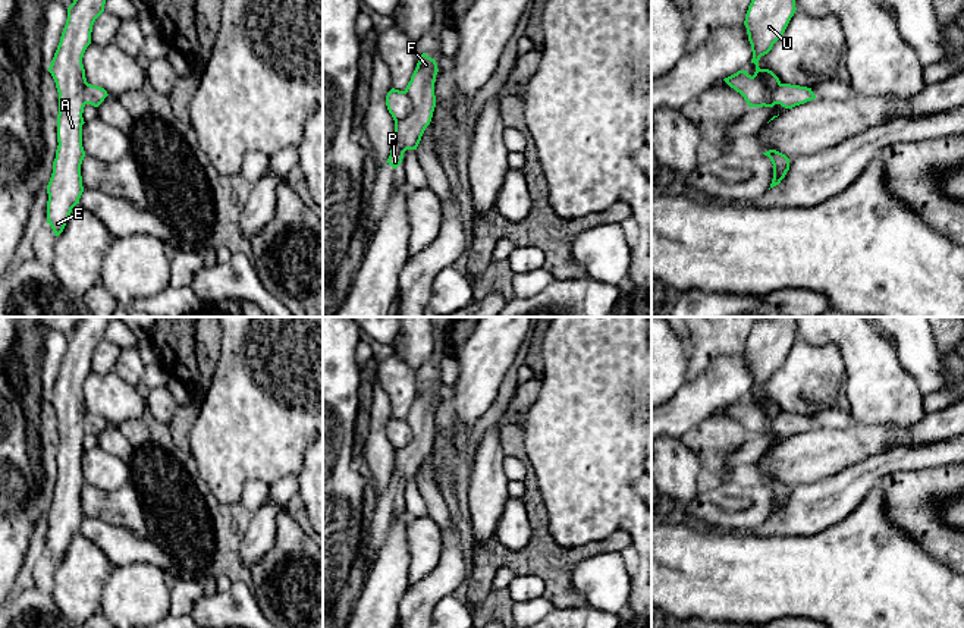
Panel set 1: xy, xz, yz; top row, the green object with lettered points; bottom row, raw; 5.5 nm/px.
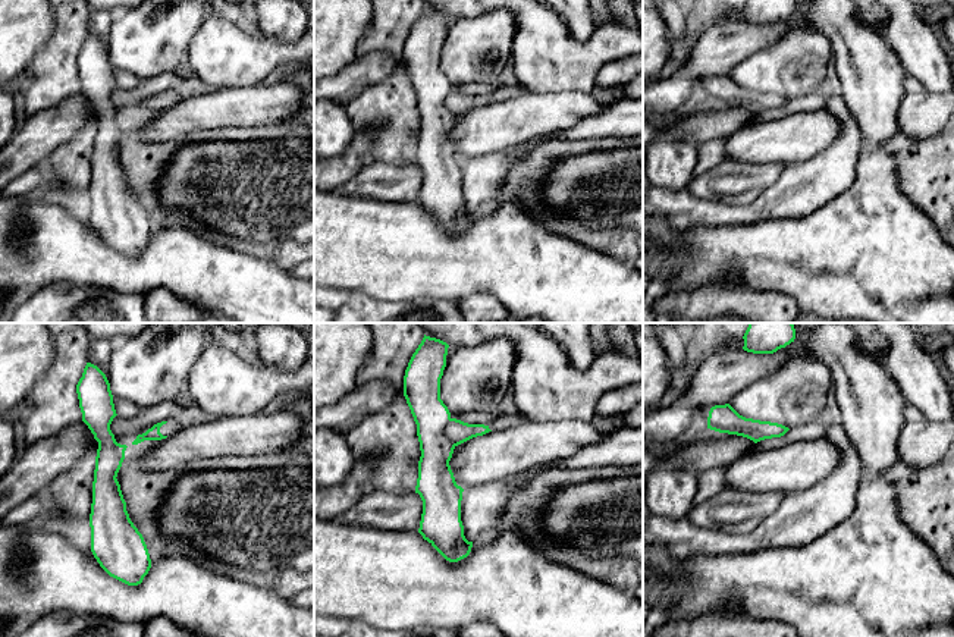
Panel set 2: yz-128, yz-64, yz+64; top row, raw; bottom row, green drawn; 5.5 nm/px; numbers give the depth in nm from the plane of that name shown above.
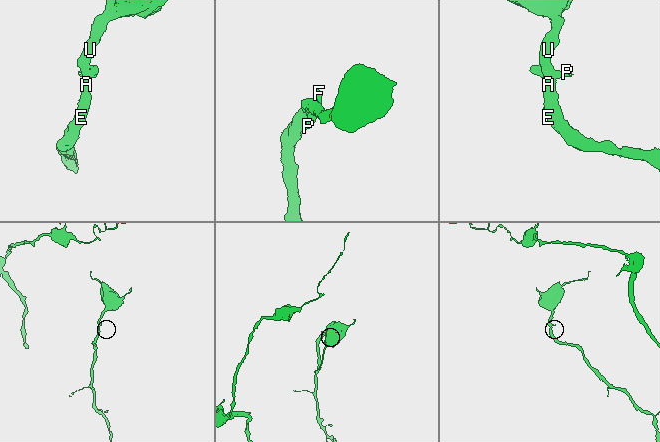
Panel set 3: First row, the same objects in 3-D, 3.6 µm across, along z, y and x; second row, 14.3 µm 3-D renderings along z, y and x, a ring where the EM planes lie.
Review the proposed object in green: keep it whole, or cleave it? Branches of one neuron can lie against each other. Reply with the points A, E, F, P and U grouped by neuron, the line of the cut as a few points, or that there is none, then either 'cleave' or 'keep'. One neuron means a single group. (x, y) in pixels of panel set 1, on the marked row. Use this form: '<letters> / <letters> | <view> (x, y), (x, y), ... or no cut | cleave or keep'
A E U / F P | xz (404, 91), (411, 101), (411, 112), (395, 122) | cleave

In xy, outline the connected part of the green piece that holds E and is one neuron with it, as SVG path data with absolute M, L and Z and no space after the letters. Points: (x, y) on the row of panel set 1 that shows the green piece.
M73 0L60 43L47 69L59 92L57 150L47 185L47 223L59 236L84 192L81 164L84 90L87 82L82 57L91 44L95 19L104 12L106 0Z

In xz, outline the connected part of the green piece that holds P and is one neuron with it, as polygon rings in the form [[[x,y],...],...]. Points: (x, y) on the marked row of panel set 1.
[[[423,53],[408,82],[405,92],[412,101],[412,113],[395,122],[390,156],[386,163],[396,169],[406,150],[417,150],[426,128],[430,125],[436,107],[434,82],[437,75],[434,59]]]

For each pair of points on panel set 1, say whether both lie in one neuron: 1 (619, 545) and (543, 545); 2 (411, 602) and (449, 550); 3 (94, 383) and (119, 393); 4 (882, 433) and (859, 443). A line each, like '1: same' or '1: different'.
1: same
2: same
3: same
4: same

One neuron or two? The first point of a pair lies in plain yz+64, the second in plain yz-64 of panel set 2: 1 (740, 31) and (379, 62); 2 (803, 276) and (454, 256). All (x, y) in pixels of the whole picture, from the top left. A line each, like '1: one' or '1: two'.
1: one
2: one

